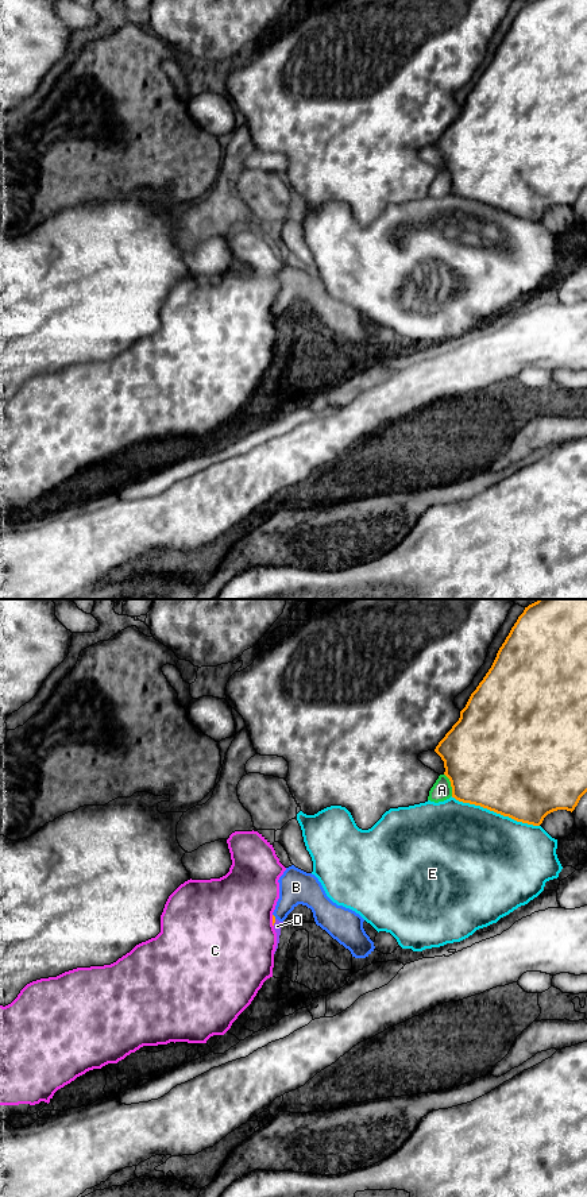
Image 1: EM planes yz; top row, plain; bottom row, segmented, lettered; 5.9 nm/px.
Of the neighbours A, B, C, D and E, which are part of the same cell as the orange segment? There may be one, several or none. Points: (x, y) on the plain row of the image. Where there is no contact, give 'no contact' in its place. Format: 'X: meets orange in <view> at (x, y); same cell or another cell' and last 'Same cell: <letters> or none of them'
A: meets orange in yz at (451, 180); another cell
B: meets orange in yz at (274, 312); another cell
C: meets orange in yz at (273, 316); another cell
D: meets orange in yz at (274, 317); another cell
E: meets orange in yz at (495, 207); another cell
Same cell: none of them

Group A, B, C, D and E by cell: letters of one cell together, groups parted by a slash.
A / B D / C / E

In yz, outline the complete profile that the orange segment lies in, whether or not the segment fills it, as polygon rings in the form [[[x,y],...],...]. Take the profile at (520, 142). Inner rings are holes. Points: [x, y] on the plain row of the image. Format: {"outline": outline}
{"outline": [[[587,0],[525,3],[459,116],[435,147],[444,157],[452,193],[459,197],[533,221],[553,206],[572,208],[587,188]]]}

